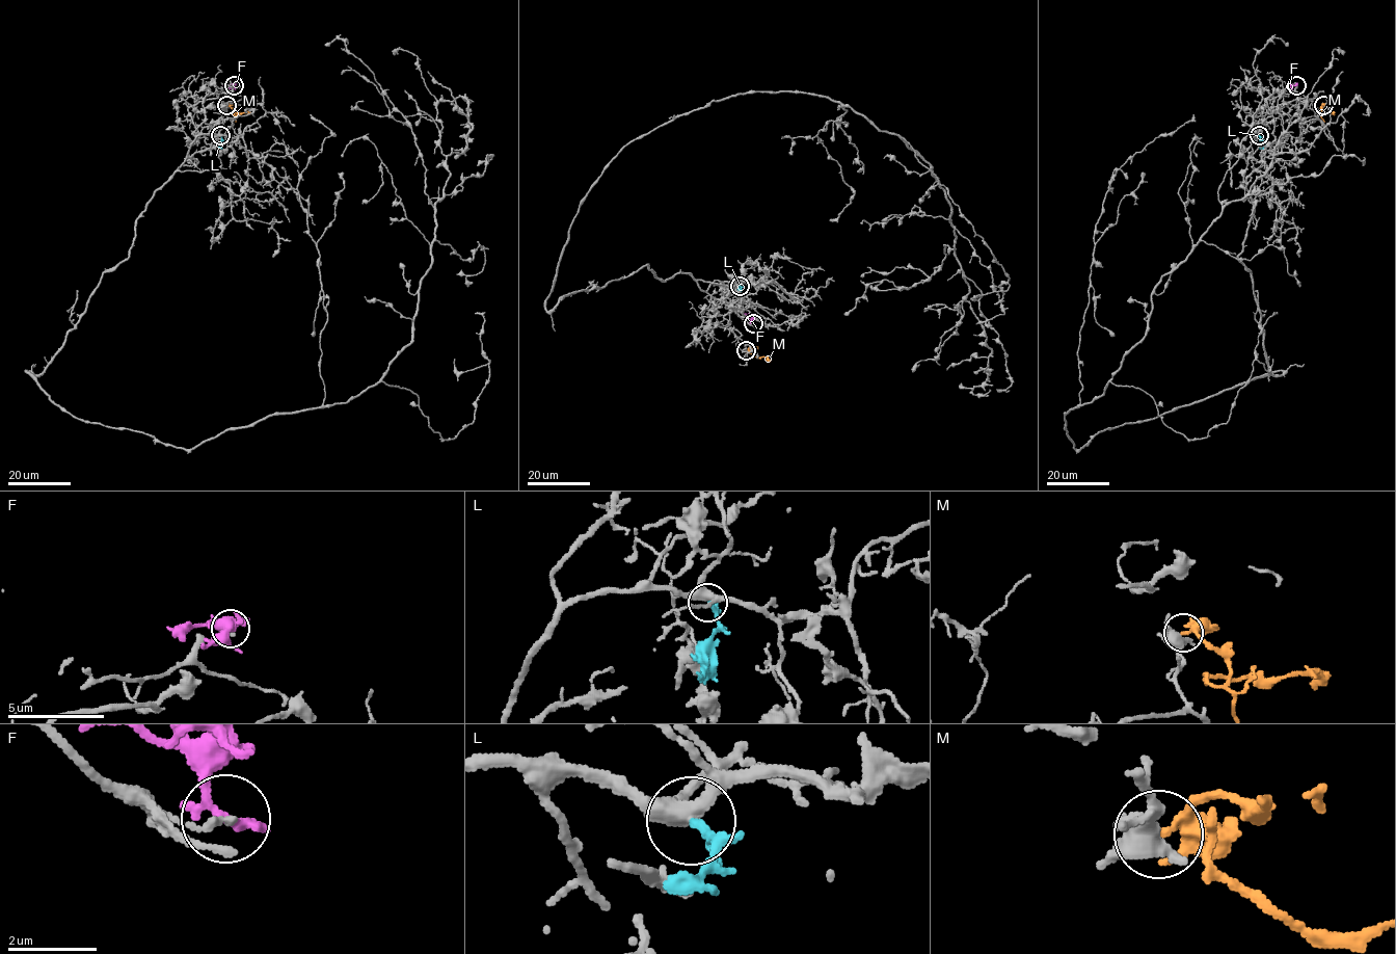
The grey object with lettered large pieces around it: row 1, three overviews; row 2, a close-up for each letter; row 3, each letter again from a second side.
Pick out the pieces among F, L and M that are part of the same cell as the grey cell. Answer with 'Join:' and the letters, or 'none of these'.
Join: L

